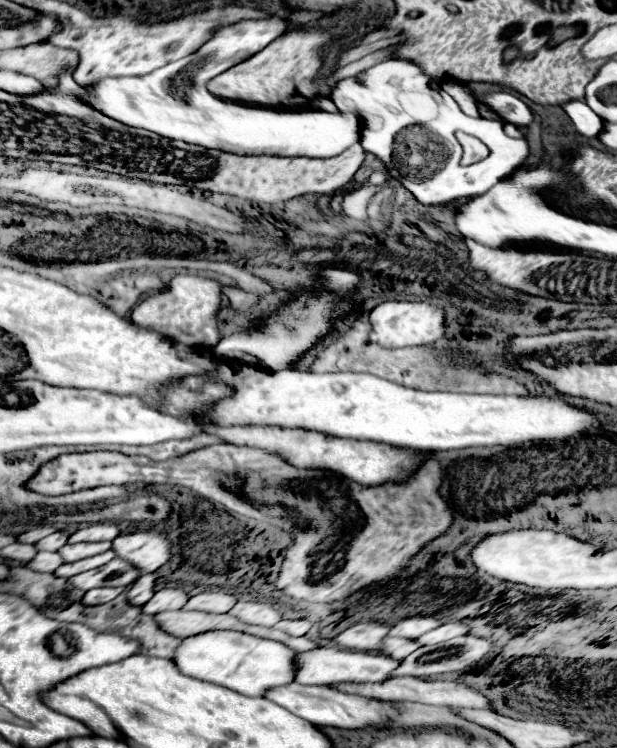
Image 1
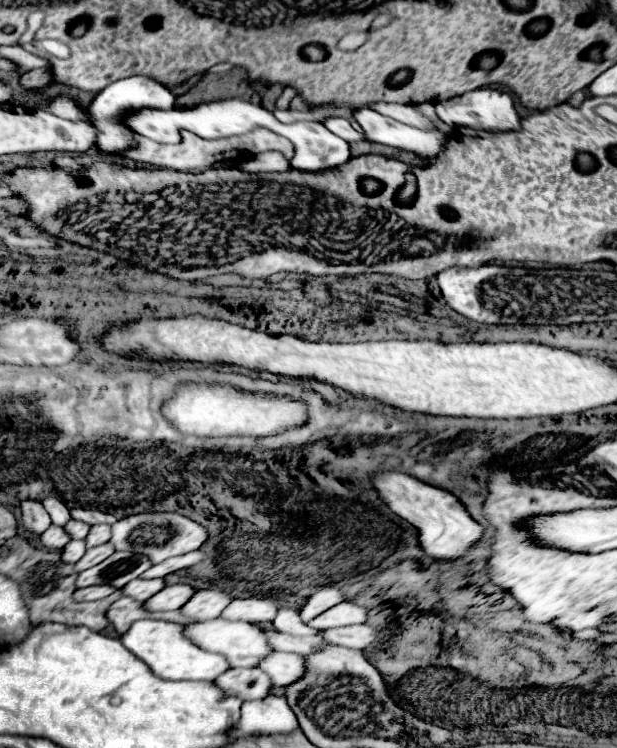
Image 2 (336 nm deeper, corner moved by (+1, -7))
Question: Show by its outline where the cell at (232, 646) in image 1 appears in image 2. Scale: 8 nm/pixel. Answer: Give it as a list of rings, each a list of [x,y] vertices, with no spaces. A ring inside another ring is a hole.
[[[139,620],[119,638],[125,648],[129,648],[139,660],[143,660],[151,672],[163,680],[215,680],[217,674],[225,672],[229,666],[221,654],[205,652],[193,642],[185,640],[181,626],[163,620]]]

